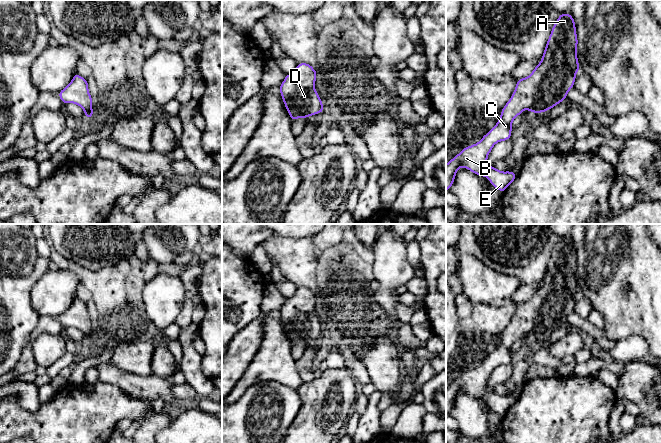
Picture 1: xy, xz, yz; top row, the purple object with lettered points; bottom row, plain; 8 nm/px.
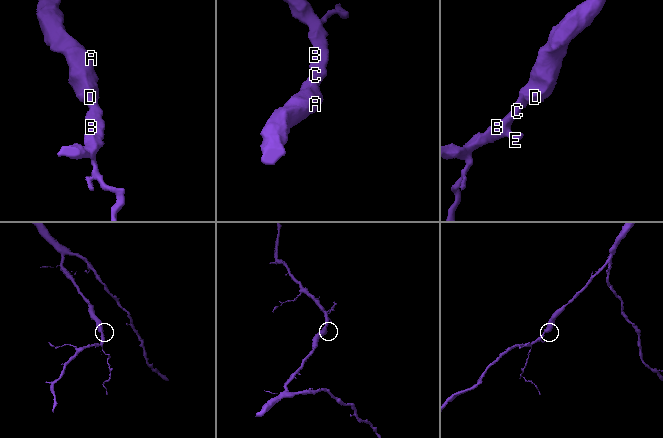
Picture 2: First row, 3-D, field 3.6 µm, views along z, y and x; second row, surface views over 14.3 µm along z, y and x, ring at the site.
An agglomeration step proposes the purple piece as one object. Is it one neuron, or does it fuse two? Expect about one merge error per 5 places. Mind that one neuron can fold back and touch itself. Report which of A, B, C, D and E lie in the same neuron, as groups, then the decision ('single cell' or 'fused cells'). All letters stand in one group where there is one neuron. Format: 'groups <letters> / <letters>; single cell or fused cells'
groups A B C D E; single cell

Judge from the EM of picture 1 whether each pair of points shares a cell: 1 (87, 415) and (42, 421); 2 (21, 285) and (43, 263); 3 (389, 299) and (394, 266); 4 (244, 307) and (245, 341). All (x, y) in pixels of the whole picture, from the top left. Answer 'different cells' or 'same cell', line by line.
1: same cell
2: same cell
3: same cell
4: different cells

